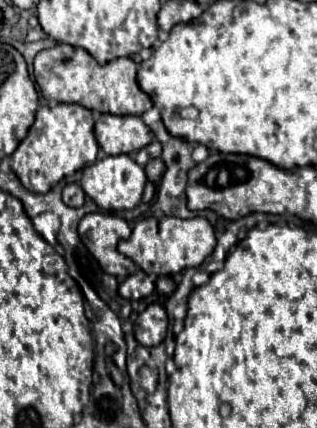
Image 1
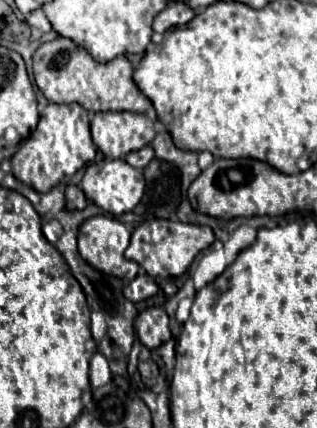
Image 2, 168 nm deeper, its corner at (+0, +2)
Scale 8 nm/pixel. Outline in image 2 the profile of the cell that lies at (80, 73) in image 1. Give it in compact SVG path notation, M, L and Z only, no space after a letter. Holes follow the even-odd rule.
M55 38L53 42L45 42L37 48L33 54L33 76L35 84L49 102L77 102L89 112L129 110L145 114L151 108L151 100L135 86L133 66L125 56L117 56L115 60L101 64L69 38Z

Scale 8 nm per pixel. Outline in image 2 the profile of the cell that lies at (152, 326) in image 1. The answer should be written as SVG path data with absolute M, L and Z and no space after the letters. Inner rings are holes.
M157 306L143 310L135 320L135 332L137 332L137 338L141 340L141 344L145 344L147 348L161 346L163 342L167 342L171 338L167 312Z

